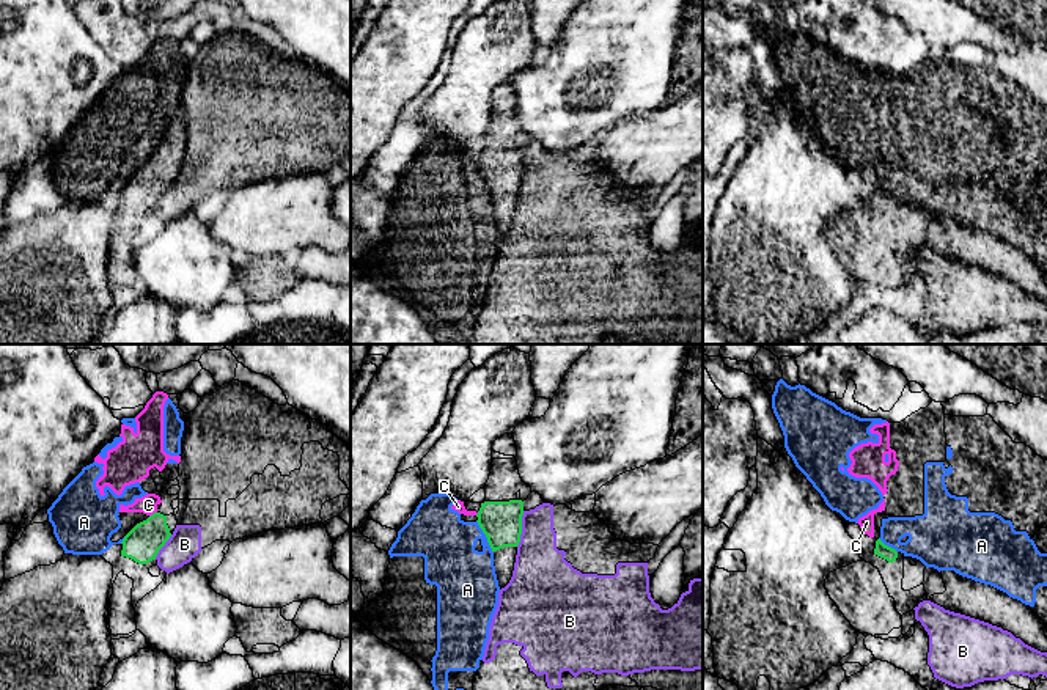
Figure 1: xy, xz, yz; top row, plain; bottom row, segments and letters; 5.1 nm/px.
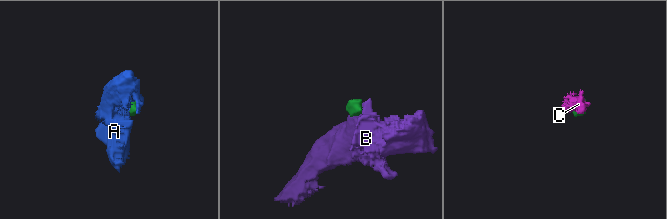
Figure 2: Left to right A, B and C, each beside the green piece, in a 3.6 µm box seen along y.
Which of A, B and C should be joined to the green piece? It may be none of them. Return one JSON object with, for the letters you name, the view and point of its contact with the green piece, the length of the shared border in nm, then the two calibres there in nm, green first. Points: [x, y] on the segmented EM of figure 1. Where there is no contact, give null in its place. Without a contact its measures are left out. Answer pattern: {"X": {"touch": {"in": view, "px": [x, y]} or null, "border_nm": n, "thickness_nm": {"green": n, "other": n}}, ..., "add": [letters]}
{"add": []}

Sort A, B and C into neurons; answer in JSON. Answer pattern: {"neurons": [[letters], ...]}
{"neurons": [["A", "C"], ["B"]]}

